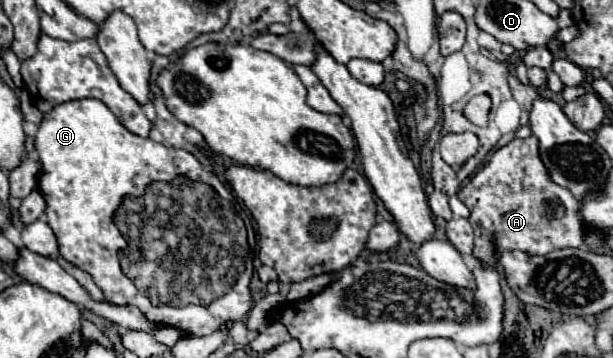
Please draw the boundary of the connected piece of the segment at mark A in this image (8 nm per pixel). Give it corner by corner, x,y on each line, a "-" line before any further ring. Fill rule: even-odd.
515,137
509,145
495,151
489,163
471,177
457,197
471,211
469,221
475,229
473,255
489,265
495,265
499,255
509,249
519,249
527,255
547,255
565,247
583,247
585,229
581,227
581,221
577,221
579,201
569,189
551,181
549,171
539,157
537,137
-
541,197
557,197
557,201
569,209
569,217
565,217
565,221
545,221
545,217
537,213
537,201
541,201

